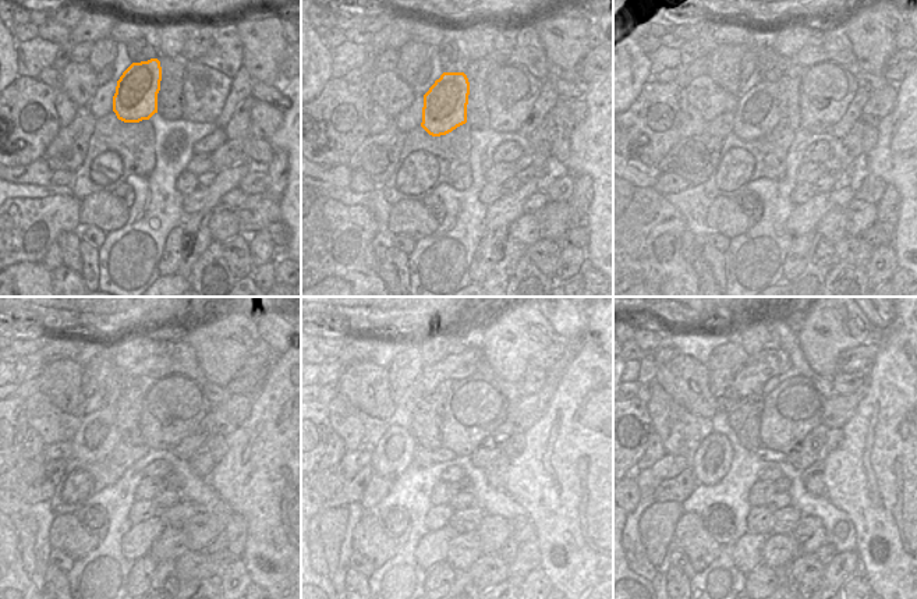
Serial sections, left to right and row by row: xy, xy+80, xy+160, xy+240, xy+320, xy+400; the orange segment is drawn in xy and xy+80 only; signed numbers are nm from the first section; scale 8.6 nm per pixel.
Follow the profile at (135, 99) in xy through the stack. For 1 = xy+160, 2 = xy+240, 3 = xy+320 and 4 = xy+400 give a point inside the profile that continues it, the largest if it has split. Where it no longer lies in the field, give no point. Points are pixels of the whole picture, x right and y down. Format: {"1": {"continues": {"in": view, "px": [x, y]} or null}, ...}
{"1": {"continues": {"in": "xy+160", "px": [757, 112]}}, "2": {"continues": {"in": "xy+240", "px": [96, 440]}}, "3": {"continues": {"in": "xy+320", "px": [393, 454]}}, "4": {"continues": {"in": "xy+400", "px": [711, 461]}}}

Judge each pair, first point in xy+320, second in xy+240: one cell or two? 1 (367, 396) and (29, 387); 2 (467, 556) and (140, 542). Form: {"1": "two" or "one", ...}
{"1": "two", "2": "two"}

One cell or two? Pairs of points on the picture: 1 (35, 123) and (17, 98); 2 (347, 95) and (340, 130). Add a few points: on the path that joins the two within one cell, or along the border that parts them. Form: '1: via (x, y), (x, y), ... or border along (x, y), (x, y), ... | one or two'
1: via (29, 117), (28, 109), (22, 103) | one
2: via (347, 103), (343, 109), (343, 121) | one

